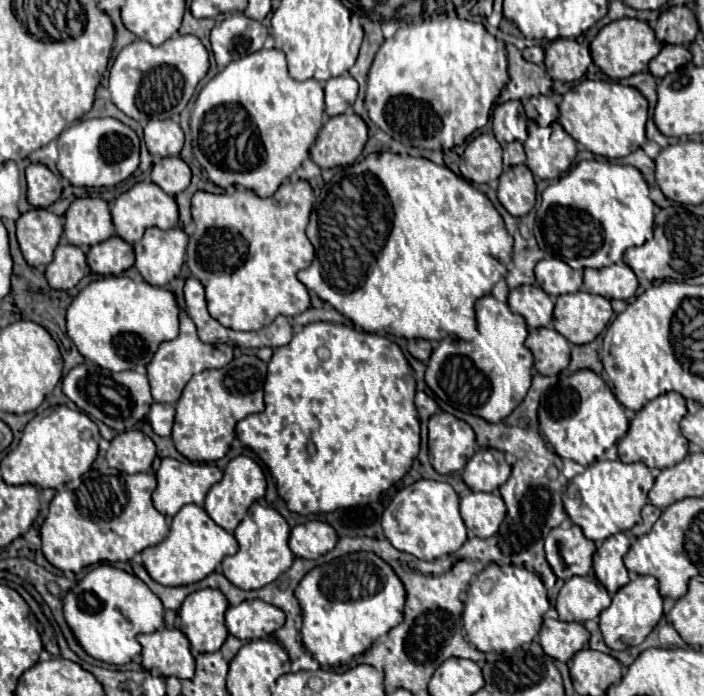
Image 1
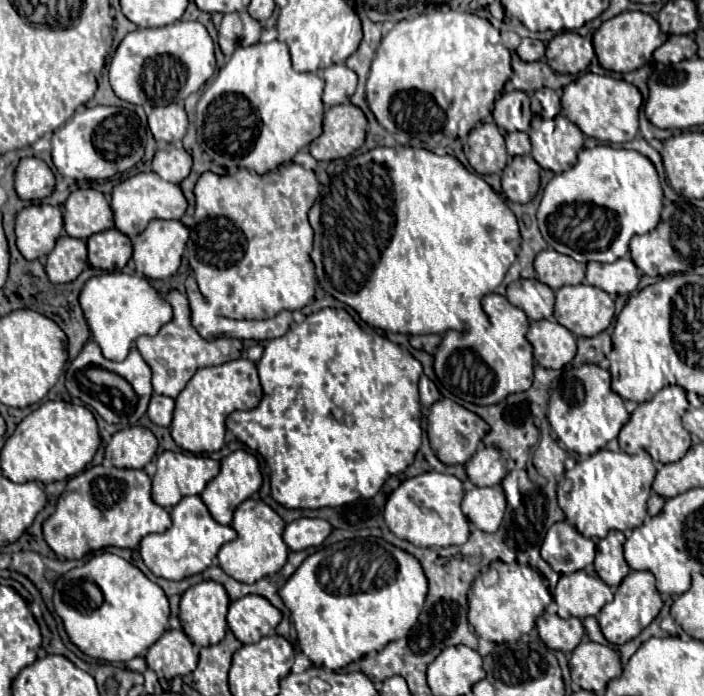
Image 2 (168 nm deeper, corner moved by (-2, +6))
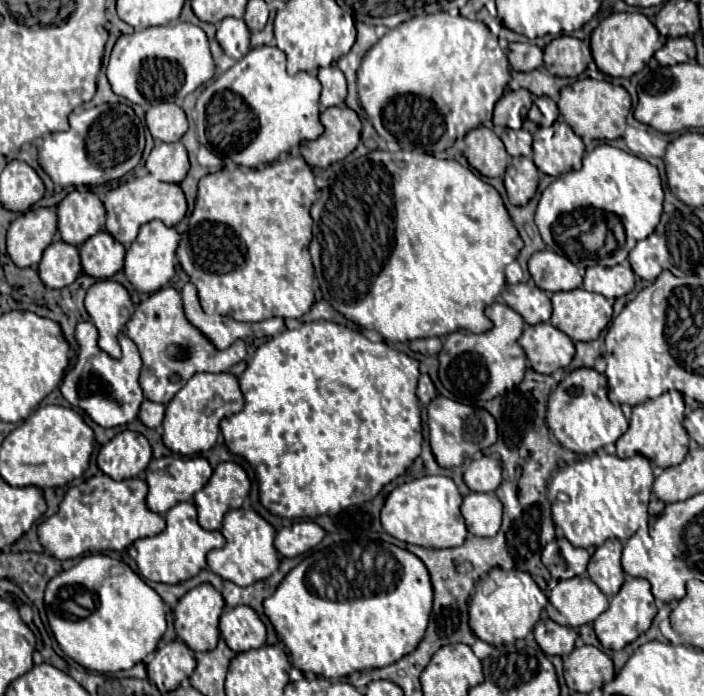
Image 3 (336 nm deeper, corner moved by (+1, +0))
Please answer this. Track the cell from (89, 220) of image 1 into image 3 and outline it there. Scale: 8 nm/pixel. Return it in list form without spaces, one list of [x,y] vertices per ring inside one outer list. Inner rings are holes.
[[[74,190],[58,204],[58,232],[66,244],[84,244],[98,230],[104,230],[104,222],[104,206],[90,190]]]

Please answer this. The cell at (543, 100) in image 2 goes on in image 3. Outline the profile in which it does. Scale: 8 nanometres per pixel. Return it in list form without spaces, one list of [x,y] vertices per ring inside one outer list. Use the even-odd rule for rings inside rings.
[[[542,96],[534,98],[527,118],[539,126],[550,127],[558,118],[558,114],[556,102],[547,96]]]

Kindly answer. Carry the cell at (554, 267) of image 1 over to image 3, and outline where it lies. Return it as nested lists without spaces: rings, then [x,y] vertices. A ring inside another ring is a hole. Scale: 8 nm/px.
[[[540,250],[532,254],[528,260],[530,274],[546,292],[560,292],[560,290],[574,290],[582,286],[582,276],[578,268],[564,256],[552,250]]]

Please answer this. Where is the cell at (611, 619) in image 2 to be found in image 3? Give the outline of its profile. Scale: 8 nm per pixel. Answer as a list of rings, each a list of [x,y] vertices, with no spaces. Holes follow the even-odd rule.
[[[626,578],[620,592],[610,600],[610,608],[594,620],[594,632],[606,650],[622,650],[626,644],[634,642],[642,632],[646,632],[656,616],[654,596],[650,592],[650,582],[644,578]]]

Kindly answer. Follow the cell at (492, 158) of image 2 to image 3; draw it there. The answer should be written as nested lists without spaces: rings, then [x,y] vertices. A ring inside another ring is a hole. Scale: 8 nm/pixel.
[[[478,126],[466,134],[464,156],[474,170],[488,178],[504,176],[510,160],[502,140],[486,126]]]

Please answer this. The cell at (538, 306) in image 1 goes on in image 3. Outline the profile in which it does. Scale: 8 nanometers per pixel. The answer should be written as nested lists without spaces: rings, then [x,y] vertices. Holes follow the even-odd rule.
[[[520,282],[520,284],[508,284],[502,292],[504,302],[516,310],[526,324],[540,324],[548,322],[552,314],[550,296],[540,290],[534,282]]]

